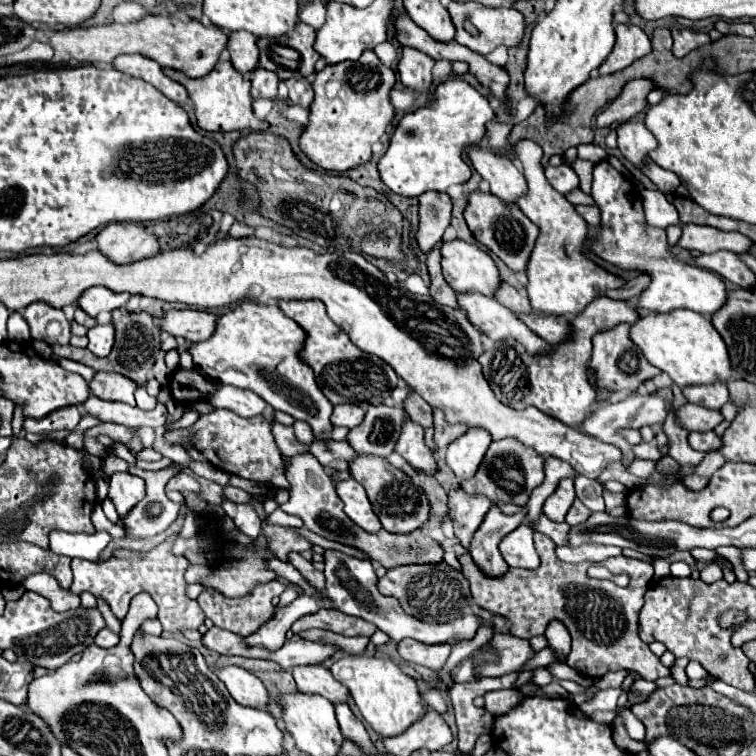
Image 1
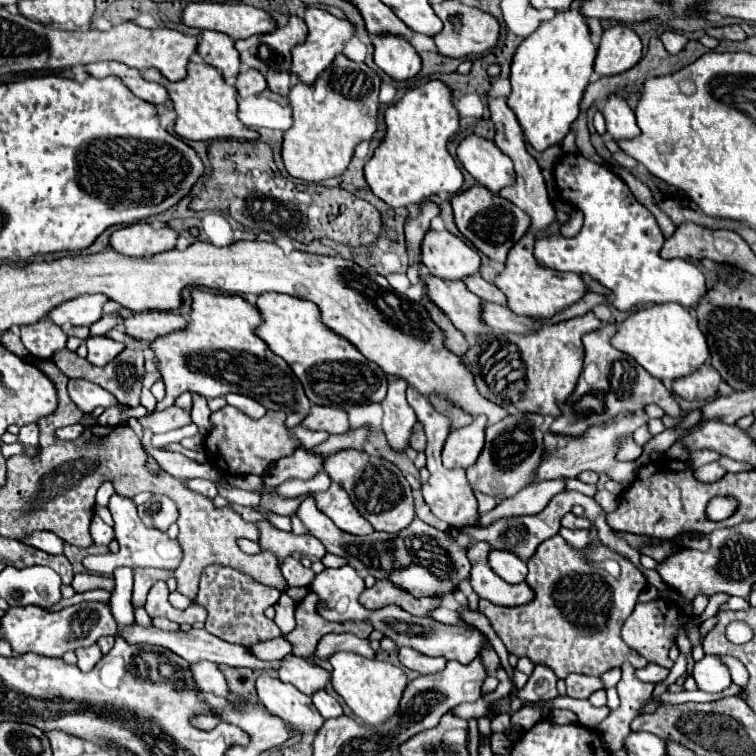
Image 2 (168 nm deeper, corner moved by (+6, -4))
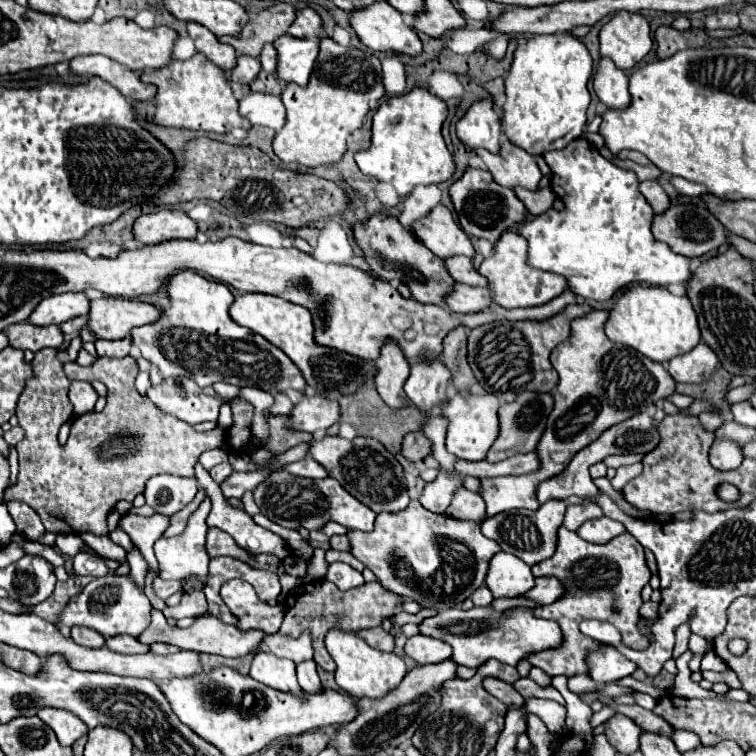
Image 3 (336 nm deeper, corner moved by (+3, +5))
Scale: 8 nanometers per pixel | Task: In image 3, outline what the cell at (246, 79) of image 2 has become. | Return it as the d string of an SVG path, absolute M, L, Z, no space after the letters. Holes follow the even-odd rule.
M240 54L236 66L232 68L230 80L232 80L232 82L238 80L240 84L250 84L252 80L256 80L258 72L260 72L260 60L254 58L254 56L244 56L244 54Z

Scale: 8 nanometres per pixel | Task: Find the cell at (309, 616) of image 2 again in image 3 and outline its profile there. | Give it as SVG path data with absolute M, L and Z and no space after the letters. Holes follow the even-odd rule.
M316 580L310 584L300 584L286 596L286 612L288 612L288 634L298 636L302 628L310 628L312 632L312 646L314 646L314 662L328 670L334 672L336 664L334 660L324 660L324 636L326 632L334 626L340 624L344 630L364 630L364 628L376 628L382 624L384 618L400 610L400 596L386 592L380 582L368 582L360 588L352 588L348 592L338 590L332 582L328 580Z

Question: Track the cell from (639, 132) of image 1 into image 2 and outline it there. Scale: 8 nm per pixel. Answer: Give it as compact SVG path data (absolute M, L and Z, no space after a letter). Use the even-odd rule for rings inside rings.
M619 95L607 97L605 105L599 107L599 111L605 115L607 123L607 133L611 139L621 141L621 139L635 139L641 135L641 129L635 123L635 113L627 105L627 101Z

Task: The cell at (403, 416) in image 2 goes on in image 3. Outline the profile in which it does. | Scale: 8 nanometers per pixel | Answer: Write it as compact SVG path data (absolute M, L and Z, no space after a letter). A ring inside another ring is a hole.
M386 340L376 364L376 390L382 400L392 408L404 408L408 396L404 392L404 380L410 374L410 362L394 340Z

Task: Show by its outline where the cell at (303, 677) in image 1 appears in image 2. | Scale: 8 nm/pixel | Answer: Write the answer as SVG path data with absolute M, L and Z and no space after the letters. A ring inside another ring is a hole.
M289 655L279 667L279 679L295 685L305 695L323 691L329 683L329 677L331 677L331 673L327 669L323 669L319 665L311 665L295 655Z

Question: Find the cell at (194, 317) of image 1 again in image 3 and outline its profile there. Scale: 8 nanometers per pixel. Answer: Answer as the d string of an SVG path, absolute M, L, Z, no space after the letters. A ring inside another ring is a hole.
M100 298L90 302L86 328L100 340L120 340L132 328L158 320L160 310L152 304L128 298Z

